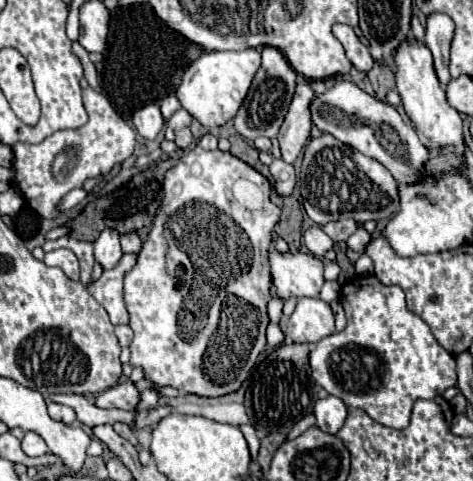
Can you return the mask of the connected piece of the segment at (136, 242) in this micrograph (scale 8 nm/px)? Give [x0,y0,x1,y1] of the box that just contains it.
[121,233,141,253]

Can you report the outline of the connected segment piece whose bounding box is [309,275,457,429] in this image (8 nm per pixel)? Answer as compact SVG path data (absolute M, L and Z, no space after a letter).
M375 275L355 277L353 281L343 285L339 301L347 315L345 331L321 339L319 343L315 343L309 355L313 379L321 387L325 387L329 395L337 395L347 407L365 409L371 419L381 425L405 429L409 425L411 407L417 399L433 399L435 395L441 395L447 387L457 385L453 355L437 343L429 325L419 315L413 315L407 309L405 293L399 287L387 287Z

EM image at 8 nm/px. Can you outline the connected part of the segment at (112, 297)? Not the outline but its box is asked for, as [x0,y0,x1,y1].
[89,255,137,325]

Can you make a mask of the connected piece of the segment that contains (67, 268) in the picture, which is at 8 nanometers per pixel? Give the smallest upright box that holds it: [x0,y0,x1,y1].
[43,249,79,279]

